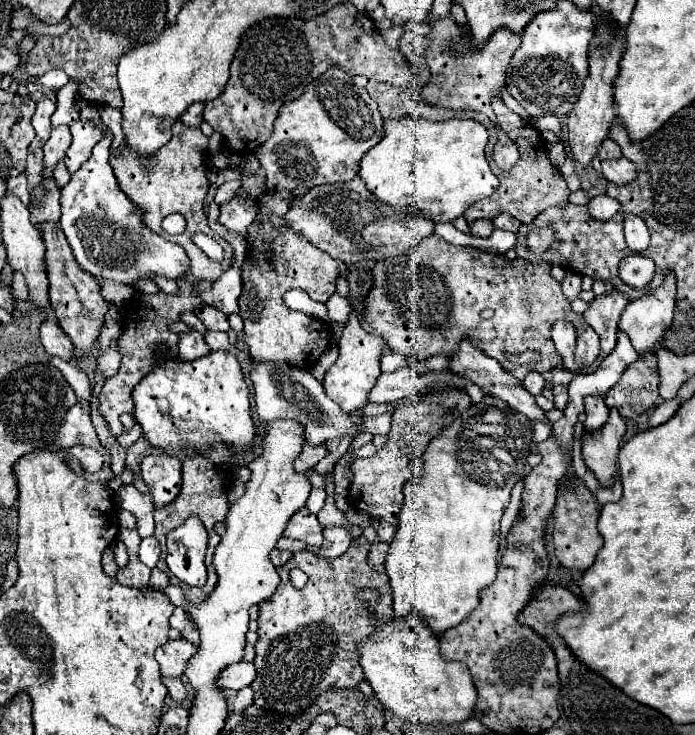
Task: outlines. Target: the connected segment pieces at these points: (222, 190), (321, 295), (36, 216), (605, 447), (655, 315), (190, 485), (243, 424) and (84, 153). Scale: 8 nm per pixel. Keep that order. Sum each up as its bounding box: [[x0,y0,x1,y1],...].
[[214,178,240,204],[240,190,348,368],[28,178,60,224],[582,408,624,486],[618,274,676,356],[154,454,232,602],[132,346,256,454],[66,120,102,174]]

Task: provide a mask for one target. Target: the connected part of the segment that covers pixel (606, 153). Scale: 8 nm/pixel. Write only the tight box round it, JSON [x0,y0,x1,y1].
[598,138,622,160]

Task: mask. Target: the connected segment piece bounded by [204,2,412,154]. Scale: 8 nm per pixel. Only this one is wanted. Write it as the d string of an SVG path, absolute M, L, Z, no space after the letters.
M344 2L310 22L276 18L252 26L234 56L224 92L206 104L204 120L226 138L232 152L254 152L270 138L282 102L298 98L306 84L316 80L330 66L342 66L350 76L362 74L392 86L406 86L412 80L406 56L384 42L366 14L358 12L350 2Z

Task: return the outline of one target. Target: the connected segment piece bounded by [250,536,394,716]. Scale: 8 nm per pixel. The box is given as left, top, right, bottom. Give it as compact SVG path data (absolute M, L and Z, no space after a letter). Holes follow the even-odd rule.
M360 536L350 544L350 548L334 558L326 560L320 558L316 552L302 550L296 552L284 566L278 568L280 574L280 586L276 588L274 596L268 598L266 602L260 604L260 618L258 618L258 644L256 644L256 678L250 684L254 690L254 704L262 708L272 708L282 714L298 716L302 710L308 710L314 698L318 694L330 690L330 688L356 688L358 682L364 678L362 668L358 664L358 642L364 638L368 632L366 624L370 624L370 612L368 604L358 600L360 590L376 590L380 592L378 602L374 604L374 612L378 612L380 618L392 618L392 590L388 584L388 576L384 572L376 572L368 564L368 554L370 554L370 542ZM300 568L304 574L308 574L308 582L304 588L294 588L290 582L290 570Z

